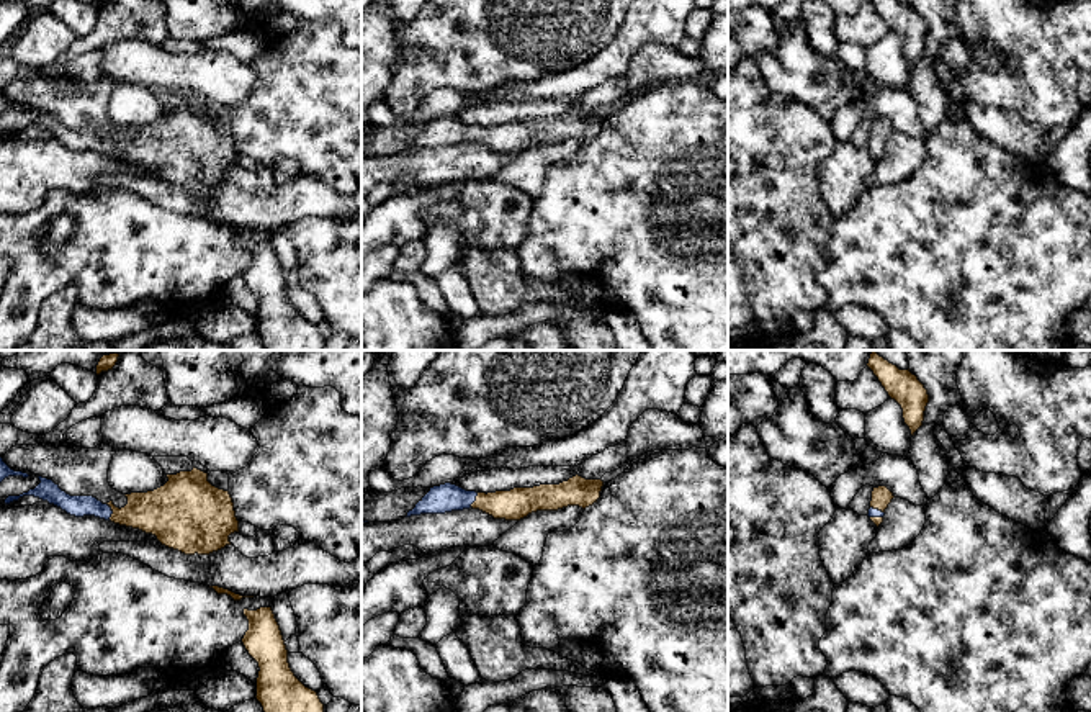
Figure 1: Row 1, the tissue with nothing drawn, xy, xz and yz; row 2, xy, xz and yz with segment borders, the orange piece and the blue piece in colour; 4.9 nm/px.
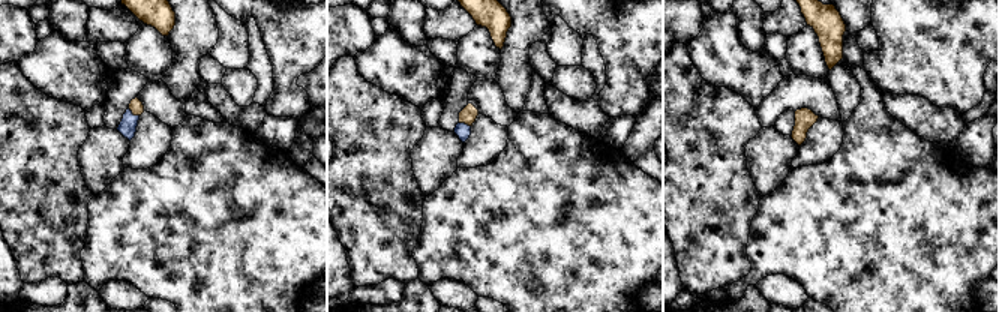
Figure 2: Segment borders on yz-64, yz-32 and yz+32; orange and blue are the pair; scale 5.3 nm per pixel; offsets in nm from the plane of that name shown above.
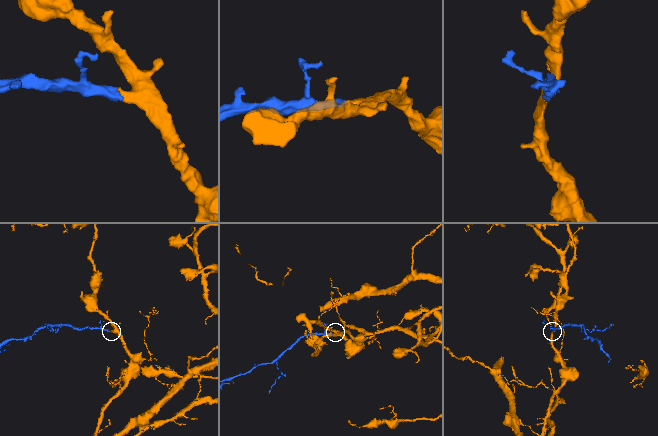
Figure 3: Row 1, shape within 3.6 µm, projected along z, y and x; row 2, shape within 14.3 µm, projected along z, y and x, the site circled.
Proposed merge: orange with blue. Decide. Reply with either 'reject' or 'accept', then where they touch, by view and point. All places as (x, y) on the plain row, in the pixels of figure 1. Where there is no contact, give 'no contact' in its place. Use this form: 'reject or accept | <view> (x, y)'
accept | xy (112, 143)

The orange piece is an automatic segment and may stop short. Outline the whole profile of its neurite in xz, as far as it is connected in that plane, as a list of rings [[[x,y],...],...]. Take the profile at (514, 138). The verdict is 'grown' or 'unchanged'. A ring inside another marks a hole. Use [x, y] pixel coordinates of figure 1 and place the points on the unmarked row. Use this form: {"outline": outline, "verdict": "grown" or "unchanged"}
{"outline": [[[579,108],[559,118],[514,121],[510,124],[476,126],[445,116],[430,124],[406,151],[420,147],[445,147],[463,142],[479,142],[494,152],[520,154],[537,144],[558,144],[568,139],[582,142],[600,131],[604,115],[586,113]]], "verdict": "grown"}

